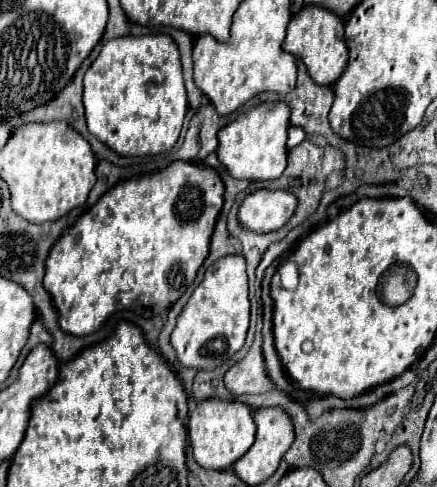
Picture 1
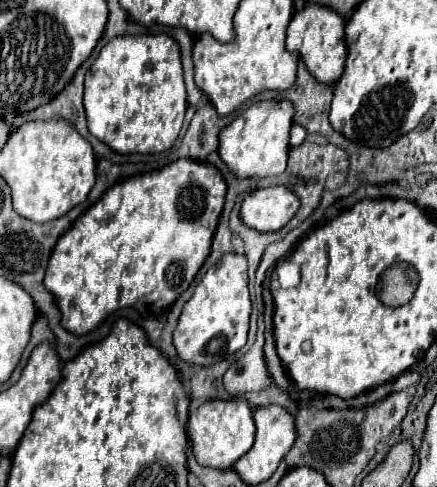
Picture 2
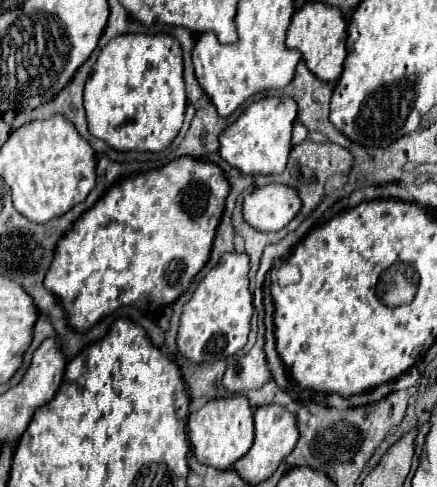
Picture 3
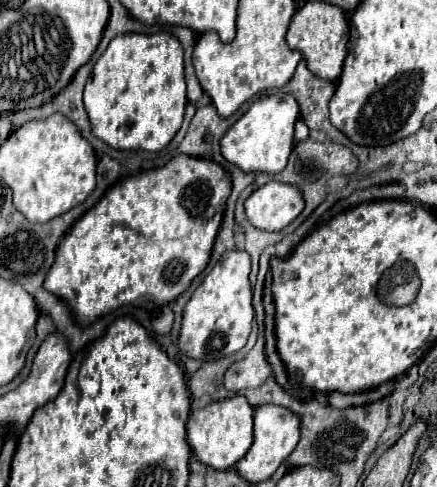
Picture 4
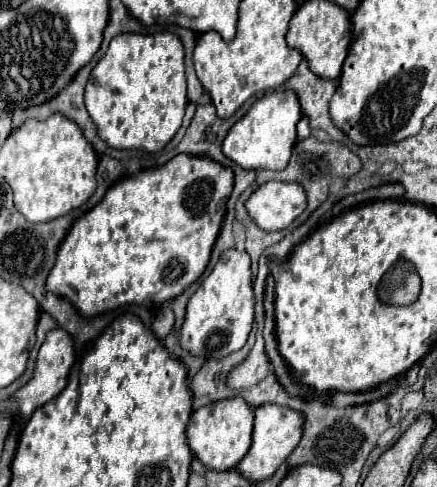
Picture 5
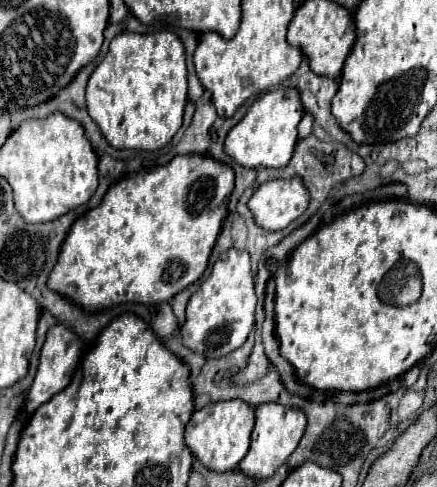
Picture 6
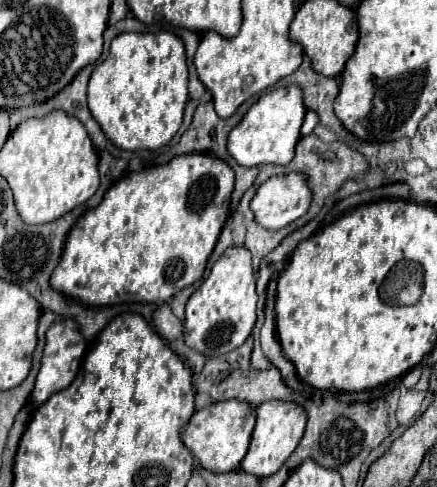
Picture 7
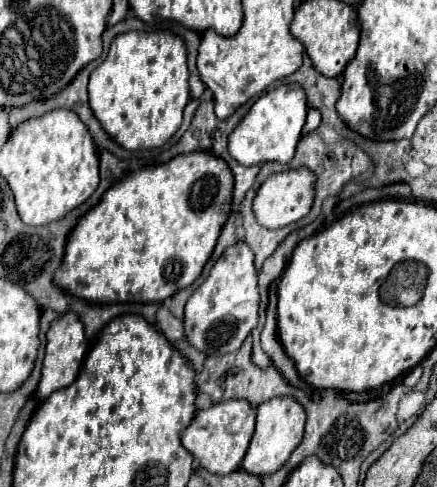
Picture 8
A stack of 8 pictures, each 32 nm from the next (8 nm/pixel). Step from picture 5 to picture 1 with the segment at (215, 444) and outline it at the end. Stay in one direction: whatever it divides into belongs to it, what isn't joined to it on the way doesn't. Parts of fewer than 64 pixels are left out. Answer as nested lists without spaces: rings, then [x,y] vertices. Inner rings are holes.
[[[204,400],[196,406],[196,410],[190,412],[188,420],[188,438],[192,444],[192,452],[202,468],[230,468],[240,456],[250,450],[250,446],[254,444],[254,432],[256,428],[252,420],[252,408],[240,400]]]

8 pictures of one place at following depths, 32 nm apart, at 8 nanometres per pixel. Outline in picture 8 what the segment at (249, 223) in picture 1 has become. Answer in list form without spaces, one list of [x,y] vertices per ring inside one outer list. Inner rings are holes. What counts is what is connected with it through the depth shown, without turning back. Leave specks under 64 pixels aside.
[[[296,168],[296,170],[270,174],[268,180],[260,186],[252,206],[258,222],[270,230],[284,228],[288,224],[298,222],[310,212],[310,208],[312,208],[312,172],[308,172],[308,168]]]

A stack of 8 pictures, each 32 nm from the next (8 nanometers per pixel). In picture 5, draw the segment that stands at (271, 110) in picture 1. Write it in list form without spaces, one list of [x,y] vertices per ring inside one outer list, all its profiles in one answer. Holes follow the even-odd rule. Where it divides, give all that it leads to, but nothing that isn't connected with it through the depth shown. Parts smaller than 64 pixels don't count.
[[[278,90],[258,98],[244,118],[240,118],[228,132],[222,144],[222,152],[234,160],[238,166],[246,170],[282,170],[296,144],[296,124],[302,118],[300,102],[296,100],[296,92]]]

